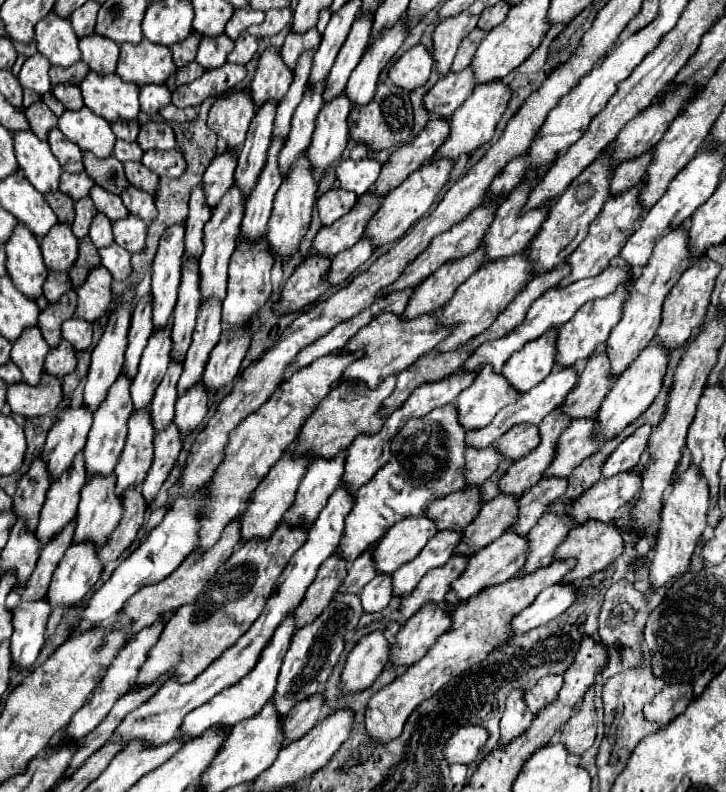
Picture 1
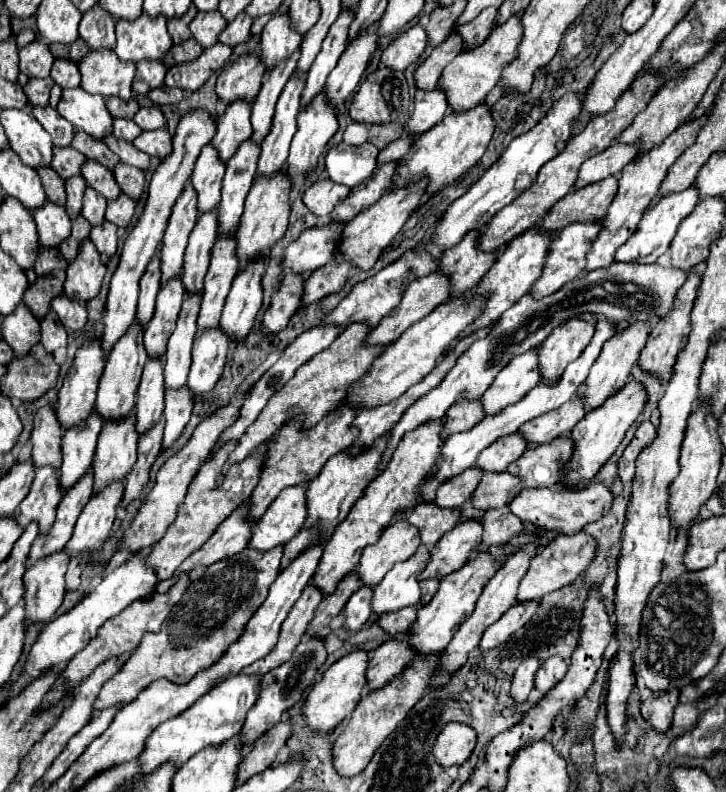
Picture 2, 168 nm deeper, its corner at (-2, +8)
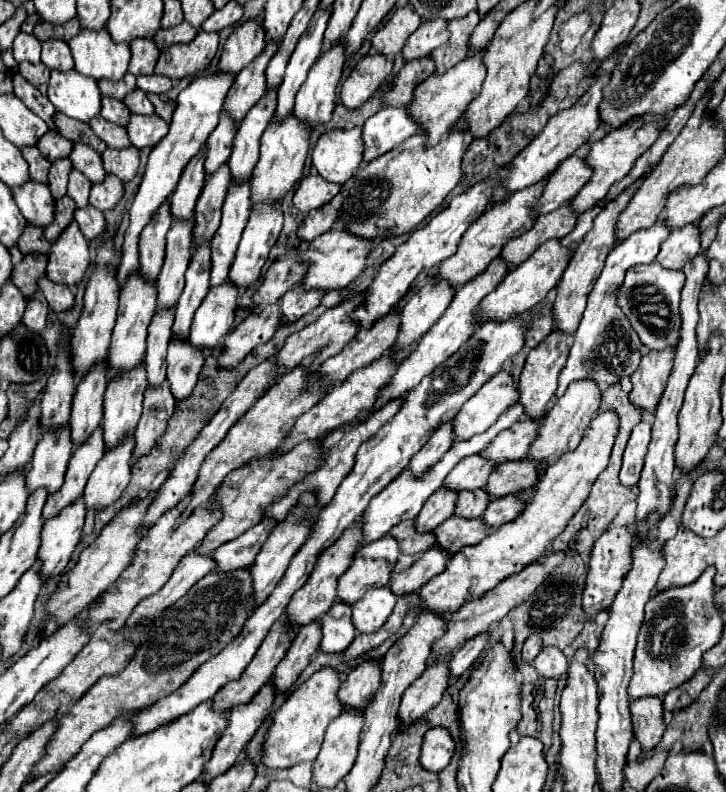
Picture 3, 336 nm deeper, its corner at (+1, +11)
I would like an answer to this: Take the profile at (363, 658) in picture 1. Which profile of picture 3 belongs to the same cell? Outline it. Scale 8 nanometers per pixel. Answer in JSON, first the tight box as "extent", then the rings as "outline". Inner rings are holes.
{"extent":[263,667,343,769],"outline":[[[321,667],[313,677],[309,677],[275,713],[275,723],[267,733],[263,745],[263,763],[271,769],[289,769],[301,761],[313,761],[321,751],[321,741],[325,737],[327,725],[343,713],[343,703],[337,693],[341,687],[341,673],[333,667]]]}

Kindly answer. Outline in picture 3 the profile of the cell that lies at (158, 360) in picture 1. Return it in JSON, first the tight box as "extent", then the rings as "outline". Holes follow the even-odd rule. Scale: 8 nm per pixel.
{"extent":[157,225,193,311],"outline":[[[173,225],[167,233],[167,255],[163,269],[157,277],[157,311],[175,309],[183,285],[185,271],[193,255],[193,243],[189,241],[189,225]]]}

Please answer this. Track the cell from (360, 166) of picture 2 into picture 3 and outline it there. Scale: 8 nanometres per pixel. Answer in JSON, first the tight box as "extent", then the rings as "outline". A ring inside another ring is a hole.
{"extent":[311,127,365,185],"outline":[[[359,127],[331,129],[319,137],[311,159],[323,179],[343,185],[363,163],[363,151],[365,143]]]}

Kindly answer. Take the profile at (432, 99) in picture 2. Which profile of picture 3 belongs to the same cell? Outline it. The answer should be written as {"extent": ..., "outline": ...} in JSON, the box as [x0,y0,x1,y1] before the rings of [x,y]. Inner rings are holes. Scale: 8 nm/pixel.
{"extent":[363,107,421,161],"outline":[[[385,107],[367,119],[363,127],[365,161],[373,161],[389,149],[401,145],[421,129],[419,121],[411,115],[409,107]]]}

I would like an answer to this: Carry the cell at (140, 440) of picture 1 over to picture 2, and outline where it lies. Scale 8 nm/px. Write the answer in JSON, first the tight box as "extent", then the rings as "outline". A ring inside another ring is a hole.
{"extent":[136,358,164,434],"outline":[[[148,358],[136,400],[136,416],[138,416],[136,428],[140,434],[160,420],[162,408],[164,408],[164,364],[162,358],[160,360]]]}

